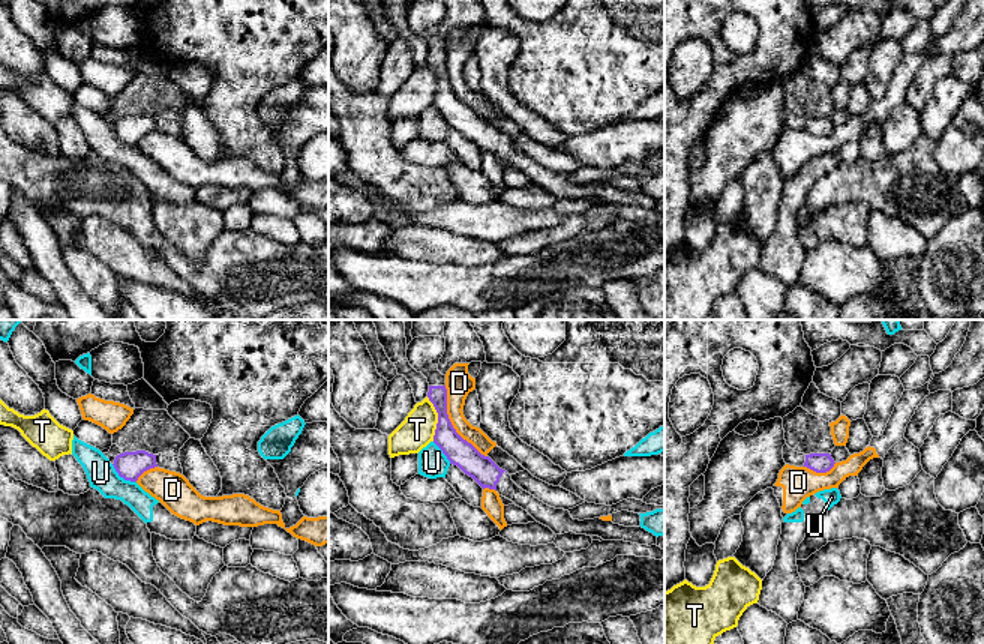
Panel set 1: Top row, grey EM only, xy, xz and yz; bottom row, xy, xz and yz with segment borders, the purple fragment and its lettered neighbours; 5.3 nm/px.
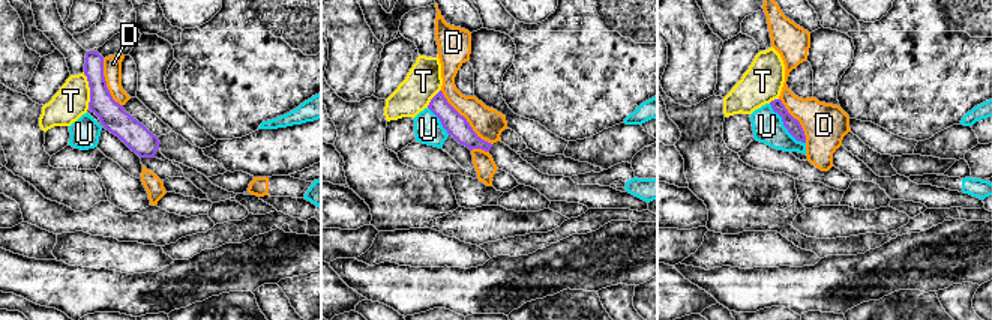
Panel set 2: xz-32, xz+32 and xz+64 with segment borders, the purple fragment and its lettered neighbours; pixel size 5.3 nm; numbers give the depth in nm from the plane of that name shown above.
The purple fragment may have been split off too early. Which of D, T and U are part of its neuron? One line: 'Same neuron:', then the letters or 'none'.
Same neuron: none

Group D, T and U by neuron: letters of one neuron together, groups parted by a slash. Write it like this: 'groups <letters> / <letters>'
groups D / T / U

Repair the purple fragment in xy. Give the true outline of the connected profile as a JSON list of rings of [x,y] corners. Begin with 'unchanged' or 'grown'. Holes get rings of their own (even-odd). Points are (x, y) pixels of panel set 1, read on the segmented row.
unchanged; [[[146,450],[120,453],[112,465],[120,477],[130,482],[136,482],[144,471],[158,467],[156,455]]]

